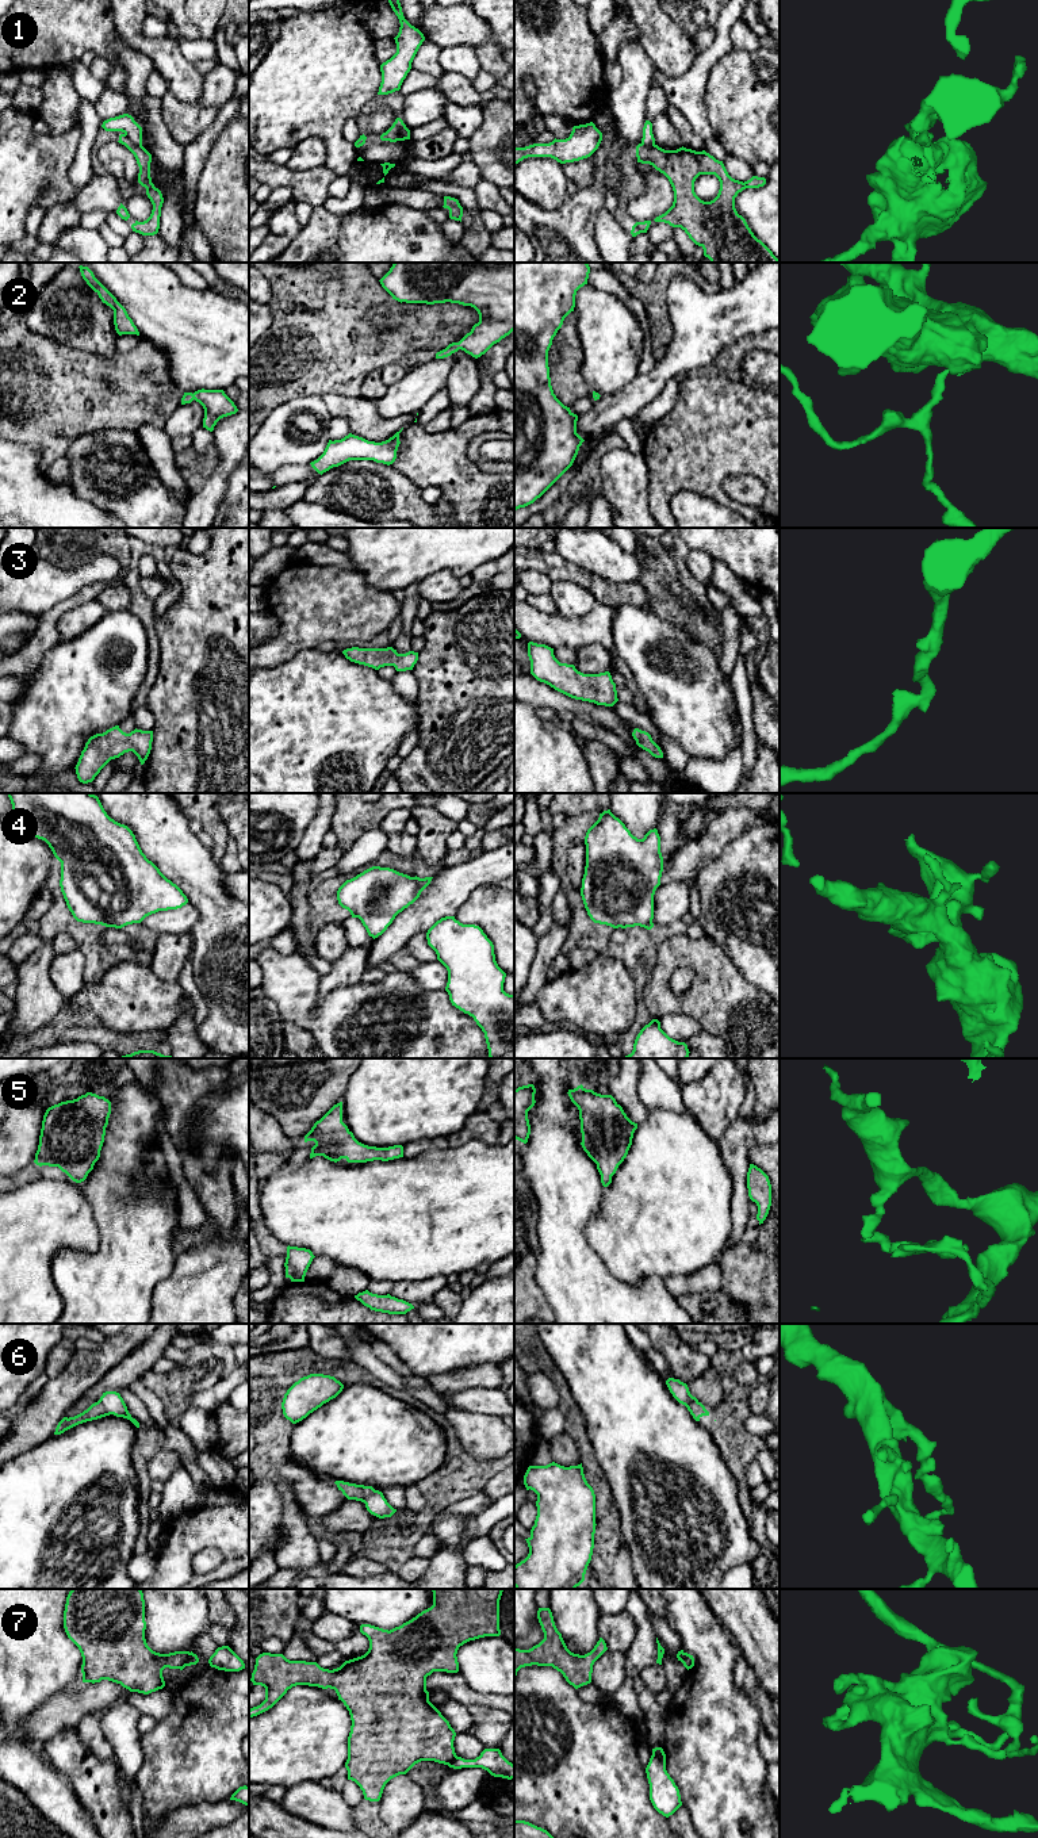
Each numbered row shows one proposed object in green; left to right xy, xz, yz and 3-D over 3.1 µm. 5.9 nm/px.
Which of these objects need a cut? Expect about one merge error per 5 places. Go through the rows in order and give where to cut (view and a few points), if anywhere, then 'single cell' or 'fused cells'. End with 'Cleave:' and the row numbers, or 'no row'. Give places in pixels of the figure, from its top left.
1: cut xy (125, 133), (136, 144), (141, 145); fused cells
2: cut none; single cell
3: cut none; single cell
4: cut none; single cell
5: cut none; single cell
6: cut none; single cell
7: cut xy (190, 1653), (186, 1665); fused cells
Cleave: 1, 7

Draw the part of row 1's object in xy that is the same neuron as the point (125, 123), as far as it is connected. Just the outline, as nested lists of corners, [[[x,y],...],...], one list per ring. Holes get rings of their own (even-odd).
[[[129,114],[107,119],[103,122],[101,127],[106,131],[122,131],[135,145],[142,145],[142,127]]]

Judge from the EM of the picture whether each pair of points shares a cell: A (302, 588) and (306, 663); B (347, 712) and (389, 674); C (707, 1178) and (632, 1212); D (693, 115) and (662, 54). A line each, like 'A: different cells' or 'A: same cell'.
A: different cells
B: different cells
C: same cell
D: different cells

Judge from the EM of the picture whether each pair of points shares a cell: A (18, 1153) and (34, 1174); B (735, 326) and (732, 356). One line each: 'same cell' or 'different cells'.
A: different cells
B: different cells

